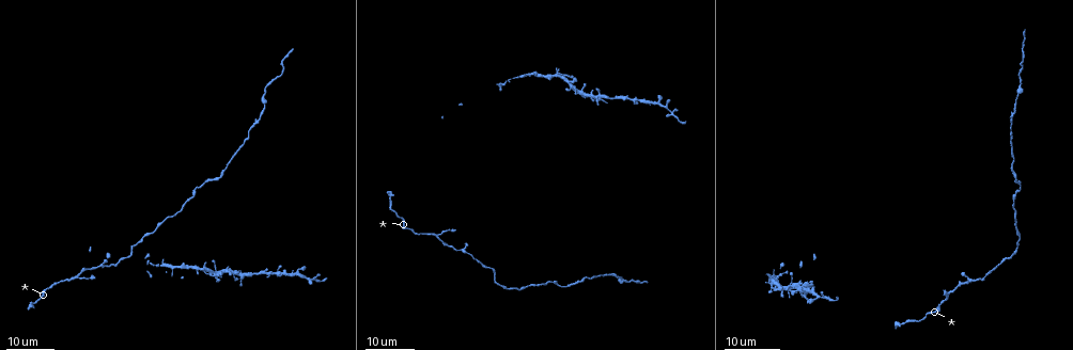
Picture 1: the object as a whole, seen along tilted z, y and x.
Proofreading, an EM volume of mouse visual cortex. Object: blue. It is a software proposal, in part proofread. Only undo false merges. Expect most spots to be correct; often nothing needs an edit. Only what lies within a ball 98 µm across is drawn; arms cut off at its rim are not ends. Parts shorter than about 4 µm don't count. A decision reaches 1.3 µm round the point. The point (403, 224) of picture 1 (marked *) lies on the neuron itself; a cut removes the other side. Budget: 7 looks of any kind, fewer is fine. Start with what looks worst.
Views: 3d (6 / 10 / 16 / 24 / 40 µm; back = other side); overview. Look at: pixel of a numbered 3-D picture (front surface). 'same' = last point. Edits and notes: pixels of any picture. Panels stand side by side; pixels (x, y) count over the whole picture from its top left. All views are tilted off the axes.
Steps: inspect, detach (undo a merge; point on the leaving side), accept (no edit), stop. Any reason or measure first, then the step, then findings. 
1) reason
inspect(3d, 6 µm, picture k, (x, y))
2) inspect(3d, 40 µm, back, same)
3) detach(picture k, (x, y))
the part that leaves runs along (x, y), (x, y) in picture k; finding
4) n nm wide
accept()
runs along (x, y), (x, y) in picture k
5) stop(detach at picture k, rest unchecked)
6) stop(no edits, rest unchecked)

small branch off a trunk
inspect(3d, 16 µm, picture 1, (661, 107))

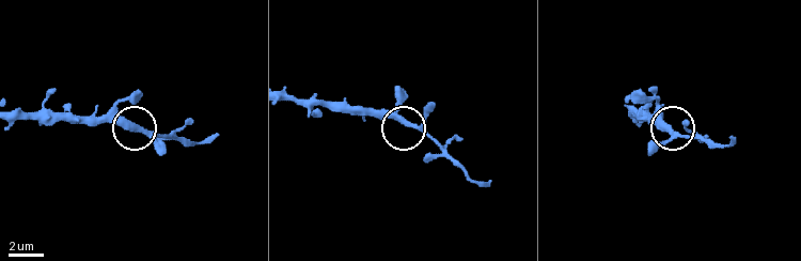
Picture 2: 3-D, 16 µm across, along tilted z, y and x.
inspect(3d, 6 µm, picture 2, (408, 126))

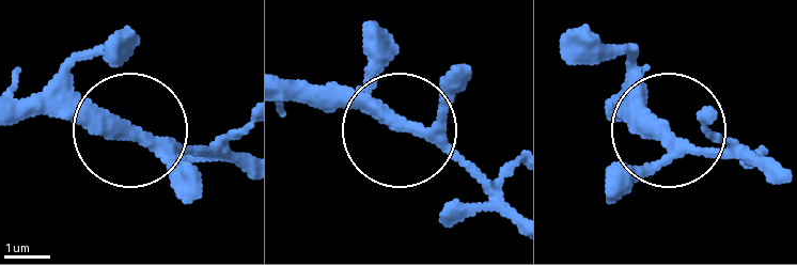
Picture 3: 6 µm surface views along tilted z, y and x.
3 arms
accept()
runs along (14, 103), (81, 102), (125, 131), (243, 156) in picture 3; one neuron here

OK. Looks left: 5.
calibre changes
inspect(3d, 24 µm, picture 1, (251, 129))

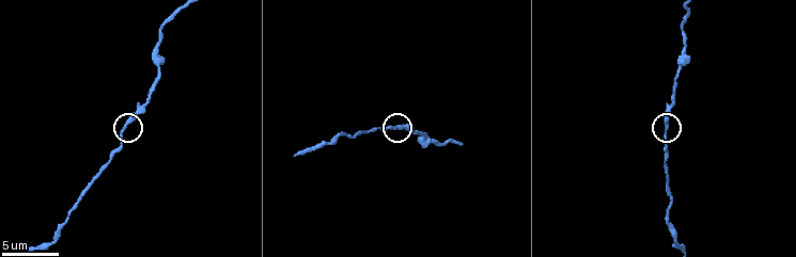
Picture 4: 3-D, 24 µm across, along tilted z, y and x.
closer look
inspect(3d, 6 µm, picture 4, (394, 127))

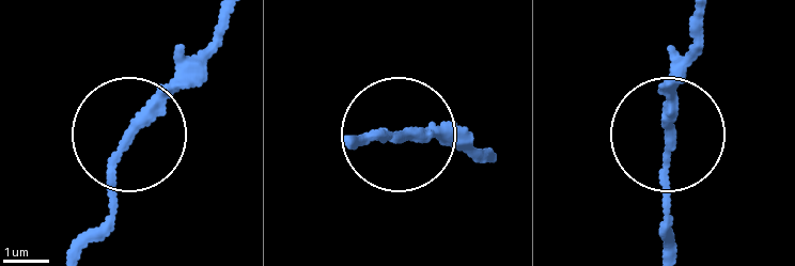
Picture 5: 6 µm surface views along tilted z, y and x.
210 nm wide
accept()
runs along (353, 134), (446, 130), (485, 152) in picture 5; one neuron here

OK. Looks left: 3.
inspect(3d, 16 µm, picture 1, (518, 288))

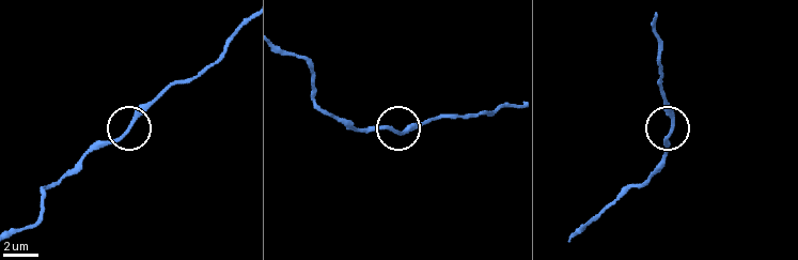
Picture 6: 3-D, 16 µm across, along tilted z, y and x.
zoom in
inspect(3d, 6 µm, picture 6, (130, 126))

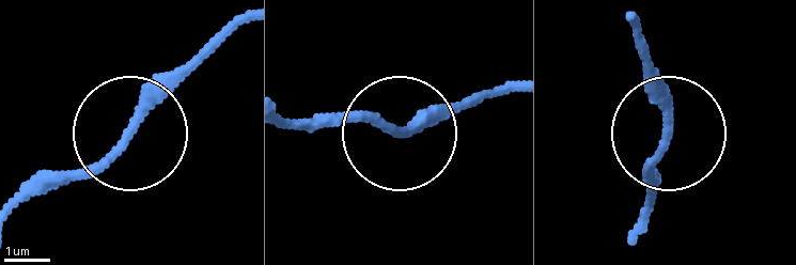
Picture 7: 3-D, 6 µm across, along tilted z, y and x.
180 nm wide
accept()
all the same neuron

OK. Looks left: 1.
stop(no edits, rest unchecked)

